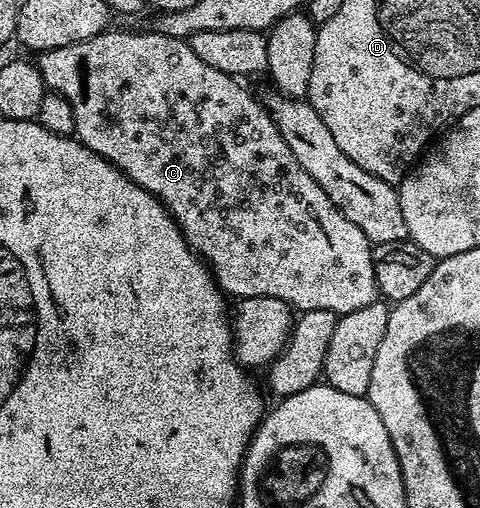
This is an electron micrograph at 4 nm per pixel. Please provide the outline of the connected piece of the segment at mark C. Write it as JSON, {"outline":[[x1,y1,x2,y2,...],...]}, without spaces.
{"outline":[[105,31,97,37,86,39,82,43,74,43,66,47,50,49,39,54,38,64,45,86,51,92,60,93,74,107,75,136,90,151,102,155,104,159,117,165,138,187,150,191,176,221,176,226,188,241,188,246,194,250,208,266,213,279,225,294,233,298,242,297,273,297,282,299,296,311,331,311,343,315,350,311,358,311,358,307,366,307,378,299,376,279,374,277,374,259,372,258,373,242,362,235,359,227,354,227,346,215,342,215,330,203,326,191,302,171,294,151,282,137,268,112,267,104,259,101,248,89,243,89,241,82,222,71,214,71,207,63,202,63,198,55,194,55,187,40,179,37,167,37,161,33,143,31,144,33,112,33]]}

